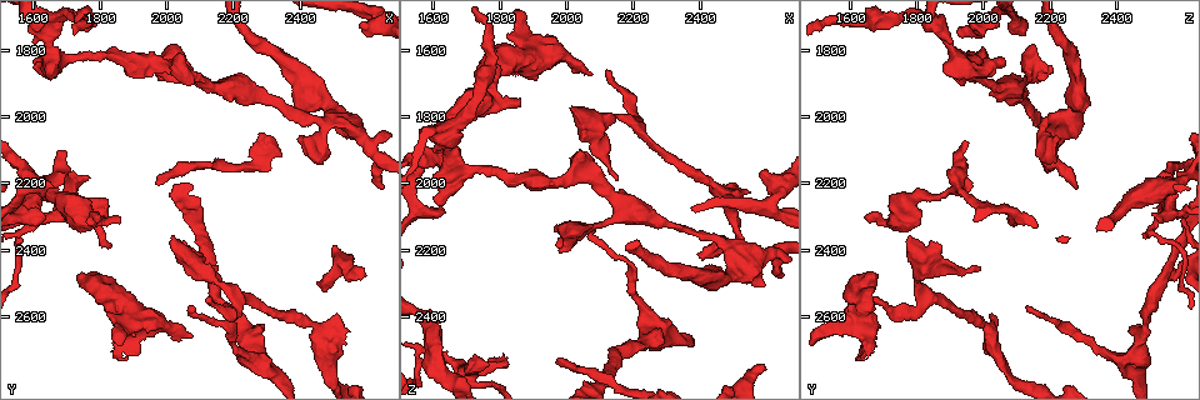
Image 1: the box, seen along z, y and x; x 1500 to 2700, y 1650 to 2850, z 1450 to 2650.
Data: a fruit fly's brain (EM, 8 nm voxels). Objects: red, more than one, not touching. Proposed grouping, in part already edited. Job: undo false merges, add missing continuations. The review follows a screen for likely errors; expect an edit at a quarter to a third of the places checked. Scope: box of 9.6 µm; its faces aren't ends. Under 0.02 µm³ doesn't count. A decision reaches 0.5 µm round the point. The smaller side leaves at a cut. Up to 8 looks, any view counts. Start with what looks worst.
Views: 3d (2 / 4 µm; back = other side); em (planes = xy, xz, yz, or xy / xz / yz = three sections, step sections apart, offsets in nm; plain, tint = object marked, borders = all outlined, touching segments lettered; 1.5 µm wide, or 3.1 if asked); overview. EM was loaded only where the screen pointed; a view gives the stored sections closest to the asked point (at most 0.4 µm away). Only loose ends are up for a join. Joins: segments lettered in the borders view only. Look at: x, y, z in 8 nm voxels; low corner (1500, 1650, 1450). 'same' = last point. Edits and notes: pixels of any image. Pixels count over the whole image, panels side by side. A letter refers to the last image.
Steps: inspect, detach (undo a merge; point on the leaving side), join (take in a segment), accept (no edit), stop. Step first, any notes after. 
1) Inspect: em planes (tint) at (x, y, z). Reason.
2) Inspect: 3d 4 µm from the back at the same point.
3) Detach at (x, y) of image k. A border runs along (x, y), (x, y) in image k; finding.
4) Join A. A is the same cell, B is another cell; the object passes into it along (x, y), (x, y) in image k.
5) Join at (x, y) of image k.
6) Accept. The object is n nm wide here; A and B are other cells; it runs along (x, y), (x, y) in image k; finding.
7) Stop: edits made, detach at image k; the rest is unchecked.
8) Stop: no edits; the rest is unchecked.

Inspect: em xz step 4 (tint) at (2070, 2660, 1680). Free end.

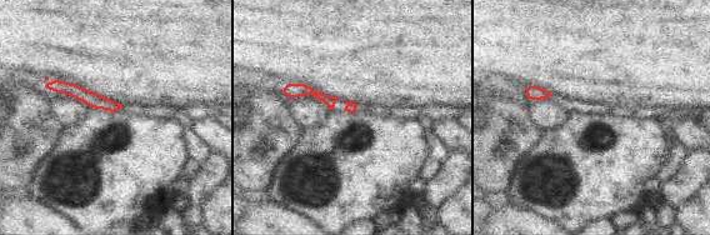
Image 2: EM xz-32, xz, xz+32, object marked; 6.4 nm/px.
Inspect: em planes (borders) at the same point. Cut it another way.

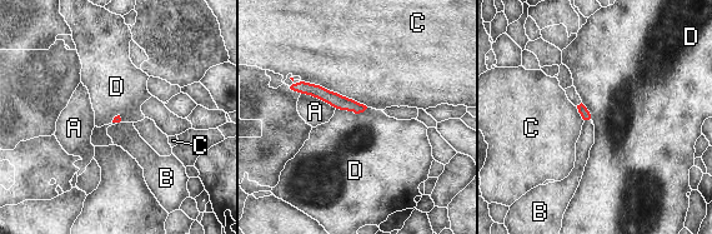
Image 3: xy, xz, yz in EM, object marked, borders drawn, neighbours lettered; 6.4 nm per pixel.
Join B. The longest contact is with C, 480 nm; B is the same cell, A, C and D are other cells; the object passes into it along (585, 114), (587, 122), (586, 140) in image 3; the neuron continues.

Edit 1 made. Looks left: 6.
Inspect: em planes (tint) at (2090, 1880, 1980). Two arms in line, one across.

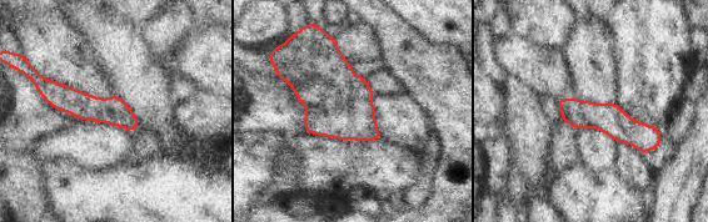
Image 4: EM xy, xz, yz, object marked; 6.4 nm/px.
Inspect: em planes (borders) at the same point. See the neighbours.

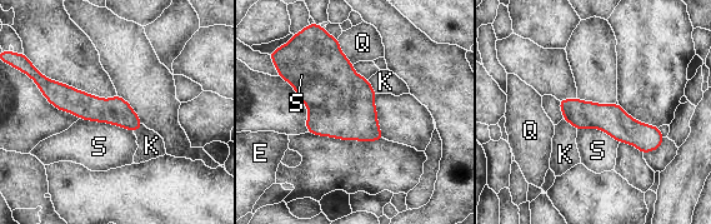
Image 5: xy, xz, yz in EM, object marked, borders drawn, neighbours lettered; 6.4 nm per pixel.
Accept. The object is 180 nm wide here; E, K, Q and S are other cells; it runs along (561, 103), (660, 139) in image 5; all the same neuron.

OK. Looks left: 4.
Inspect: 3d 4 µm at (1650, 1750, 1890).

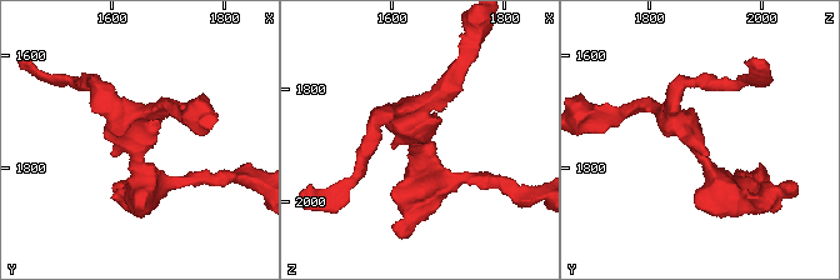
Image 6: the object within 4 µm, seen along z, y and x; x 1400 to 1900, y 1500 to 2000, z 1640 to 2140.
Inspect: em planes (borders) at (1645, 1760, 1880). 3 arms meet here; the arms are 200, 220, 280 nm wide.

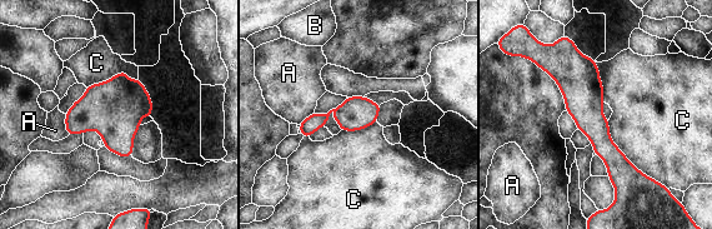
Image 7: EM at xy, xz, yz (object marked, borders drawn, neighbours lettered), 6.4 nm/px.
Accept. The object is 220 nm wide here; A, B and C are other cells; a border runs along (607, 120), (612, 142), (648, 177) in image 7; one neuron here.

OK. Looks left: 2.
Stop: edits made, join at image 3; the rest is unchecked.

